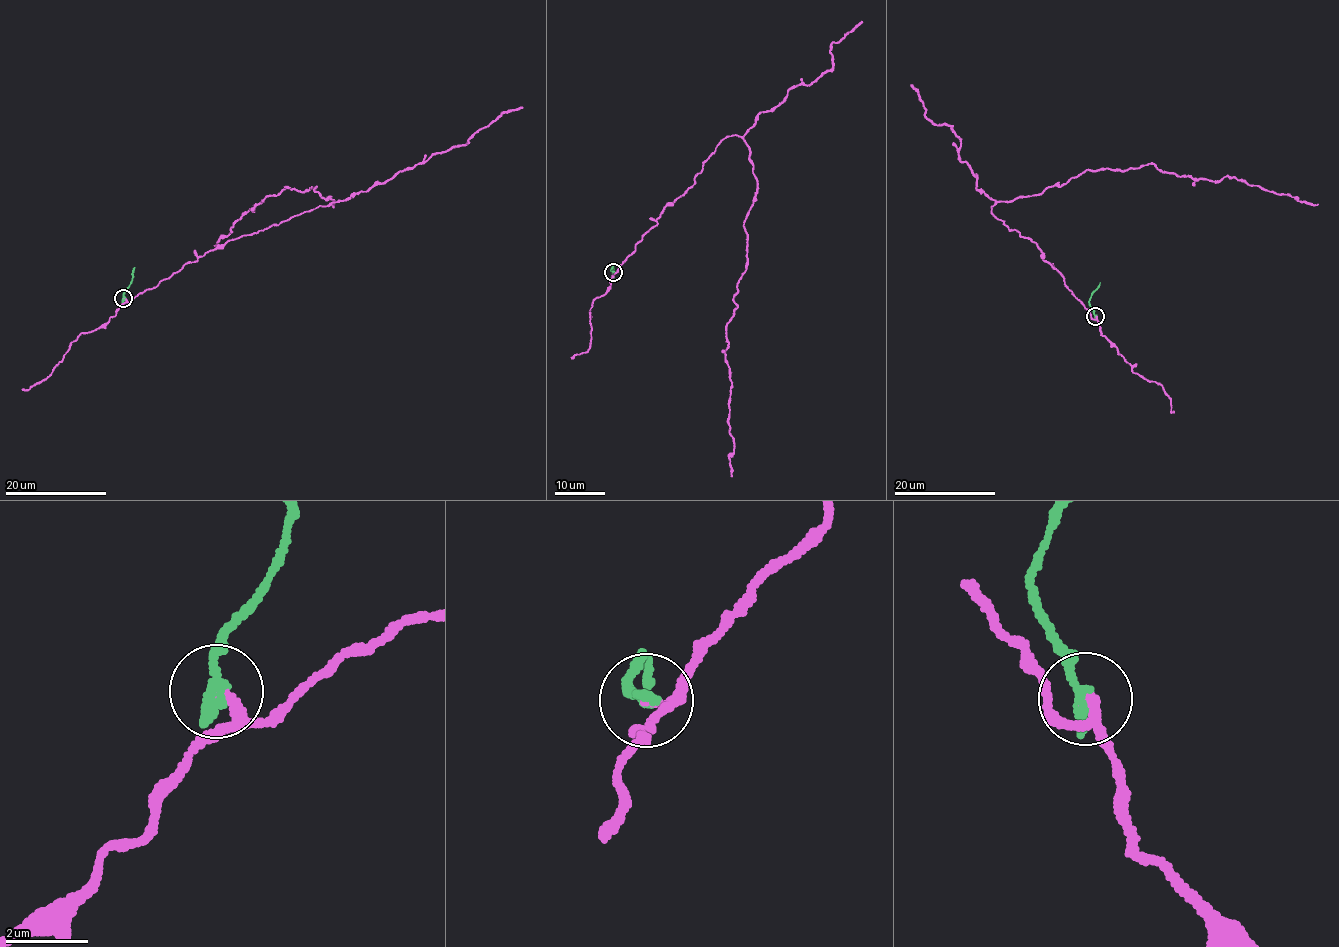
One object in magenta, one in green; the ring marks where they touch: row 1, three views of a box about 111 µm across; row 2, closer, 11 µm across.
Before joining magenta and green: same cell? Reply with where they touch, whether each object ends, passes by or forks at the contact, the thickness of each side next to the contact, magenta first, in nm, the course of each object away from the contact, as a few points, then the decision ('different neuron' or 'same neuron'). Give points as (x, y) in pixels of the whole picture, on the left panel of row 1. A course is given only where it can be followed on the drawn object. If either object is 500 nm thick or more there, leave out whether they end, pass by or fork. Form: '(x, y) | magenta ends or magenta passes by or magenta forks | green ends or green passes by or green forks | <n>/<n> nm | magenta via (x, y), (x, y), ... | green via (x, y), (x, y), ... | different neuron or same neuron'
(123, 298) | magenta passes by | green ends | 180/360 nm | magenta via (124, 298), (130, 301), (217, 247), (333, 201), (321, 198), (317, 187), (286, 186), (236, 220), (215, 246) | green via (124, 298), (134, 267) | different neuron

